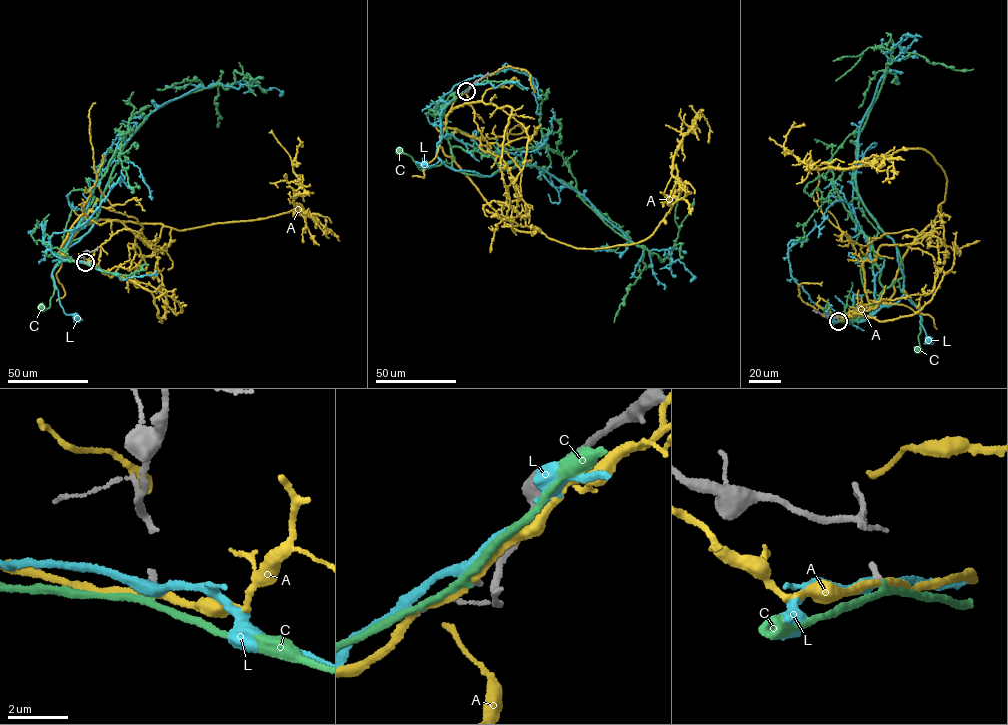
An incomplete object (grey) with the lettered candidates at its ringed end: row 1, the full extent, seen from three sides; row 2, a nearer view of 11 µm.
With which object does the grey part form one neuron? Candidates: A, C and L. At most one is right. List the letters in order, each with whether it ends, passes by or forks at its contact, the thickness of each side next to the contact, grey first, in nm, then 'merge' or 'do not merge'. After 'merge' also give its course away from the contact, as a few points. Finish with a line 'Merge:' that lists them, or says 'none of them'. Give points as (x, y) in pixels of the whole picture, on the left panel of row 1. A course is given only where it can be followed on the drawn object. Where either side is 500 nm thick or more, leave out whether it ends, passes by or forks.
A: it passes by | 170/280 nm | do not merge
C: it passes by | 170/220 nm | merge | via (85, 263), (59, 257), (59, 260), (66, 243), (70, 240), (52, 272), (54, 287), (50, 306), (42, 308)
L: it passes by | 170/380 nm | do not merge
Merge: C

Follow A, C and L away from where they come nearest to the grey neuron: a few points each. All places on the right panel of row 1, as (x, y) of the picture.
A: (838, 321), (890, 303), (947, 180), (921, 148), (811, 168), (784, 147), (804, 125)
C: (838, 321), (852, 321), (867, 316), (884, 289), (897, 280), (900, 290), (920, 309), (922, 322), (918, 350)
L: (838, 321), (862, 321), (881, 307), (905, 297), (918, 309), (926, 341), (930, 340)

